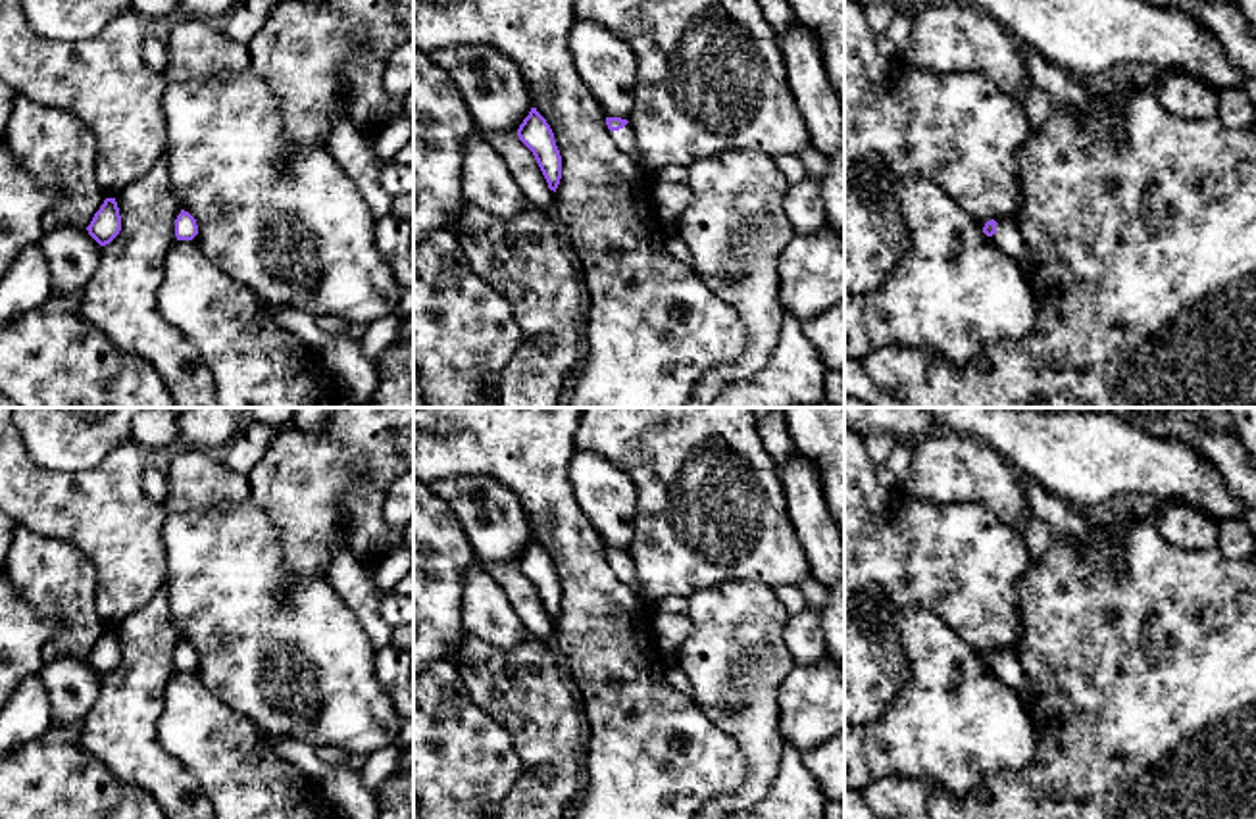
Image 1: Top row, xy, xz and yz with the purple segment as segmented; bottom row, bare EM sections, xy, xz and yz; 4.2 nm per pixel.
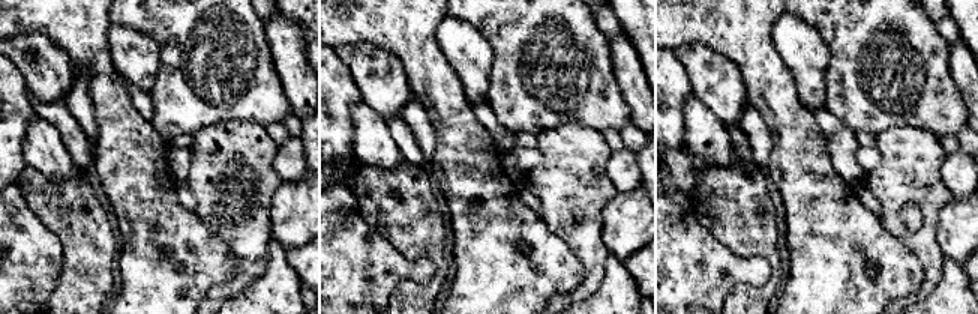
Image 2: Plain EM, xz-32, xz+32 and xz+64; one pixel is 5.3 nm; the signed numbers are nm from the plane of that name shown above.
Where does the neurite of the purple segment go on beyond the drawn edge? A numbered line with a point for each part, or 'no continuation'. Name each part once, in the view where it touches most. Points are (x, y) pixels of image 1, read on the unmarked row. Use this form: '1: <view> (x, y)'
1: xz (624, 568)

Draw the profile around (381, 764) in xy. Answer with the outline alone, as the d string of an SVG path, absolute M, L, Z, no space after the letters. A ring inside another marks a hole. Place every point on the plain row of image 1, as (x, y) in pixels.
M387 744L365 757L360 775L369 792L377 794L381 784L398 771L400 754L400 746Z

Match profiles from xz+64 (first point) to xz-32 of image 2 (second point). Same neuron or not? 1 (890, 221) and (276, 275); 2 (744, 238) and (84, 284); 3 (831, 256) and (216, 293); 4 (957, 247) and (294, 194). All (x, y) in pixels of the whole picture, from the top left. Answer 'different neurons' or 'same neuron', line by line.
1: different neurons
2: same neuron
3: different neurons
4: same neuron

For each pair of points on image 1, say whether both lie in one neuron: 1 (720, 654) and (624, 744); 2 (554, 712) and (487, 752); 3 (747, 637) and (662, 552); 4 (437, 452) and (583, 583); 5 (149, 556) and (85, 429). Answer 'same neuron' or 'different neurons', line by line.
1: different neurons
2: different neurons
3: different neurons
4: same neuron
5: different neurons

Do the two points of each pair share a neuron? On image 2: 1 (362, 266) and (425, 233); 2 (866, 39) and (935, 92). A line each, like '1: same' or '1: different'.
1: different
2: same

